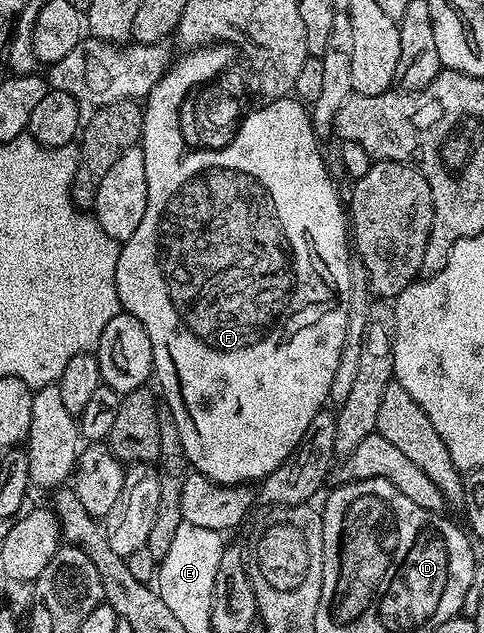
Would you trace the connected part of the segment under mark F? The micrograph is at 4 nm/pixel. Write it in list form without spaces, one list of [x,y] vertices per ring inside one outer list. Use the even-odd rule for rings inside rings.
[[[179,60],[167,70],[145,99],[141,147],[145,156],[145,180],[148,181],[148,207],[136,232],[120,245],[115,283],[120,307],[126,313],[137,316],[137,320],[145,324],[145,332],[149,332],[155,365],[153,378],[156,383],[159,381],[158,389],[166,409],[173,412],[190,469],[205,475],[218,486],[241,486],[262,480],[275,471],[299,447],[305,428],[309,428],[309,420],[313,420],[317,411],[324,409],[331,397],[333,372],[337,372],[337,360],[341,360],[351,299],[353,254],[349,249],[349,218],[327,175],[327,166],[319,151],[321,142],[311,127],[311,116],[304,103],[285,96],[279,106],[271,106],[271,110],[255,114],[255,118],[243,126],[239,142],[223,154],[187,154],[187,150],[183,150],[183,142],[179,142],[179,130],[175,130],[175,106],[179,106],[179,97],[187,85],[189,64]]]

